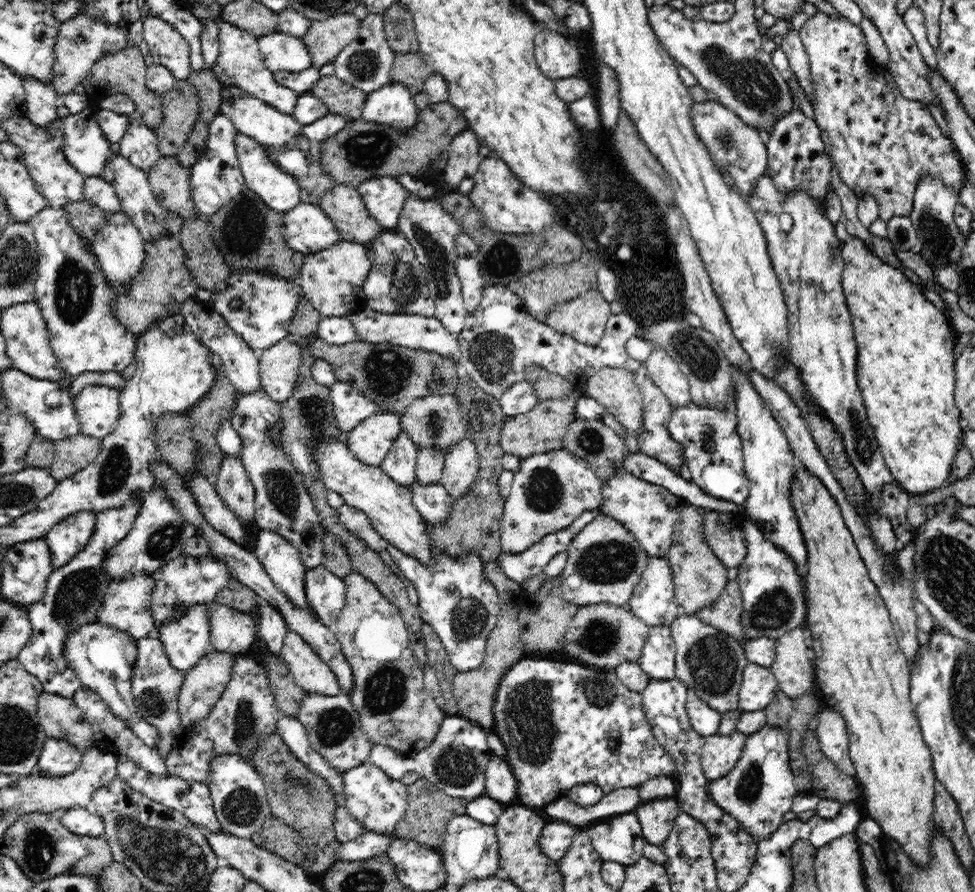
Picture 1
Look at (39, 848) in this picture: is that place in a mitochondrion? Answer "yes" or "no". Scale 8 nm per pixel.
yes

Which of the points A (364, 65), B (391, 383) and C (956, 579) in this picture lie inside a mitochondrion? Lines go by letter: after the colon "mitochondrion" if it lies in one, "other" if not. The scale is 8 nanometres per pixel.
A: mitochondrion
B: mitochondrion
C: mitochondrion

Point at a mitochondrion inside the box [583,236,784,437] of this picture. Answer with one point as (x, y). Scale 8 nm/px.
(697, 354)

